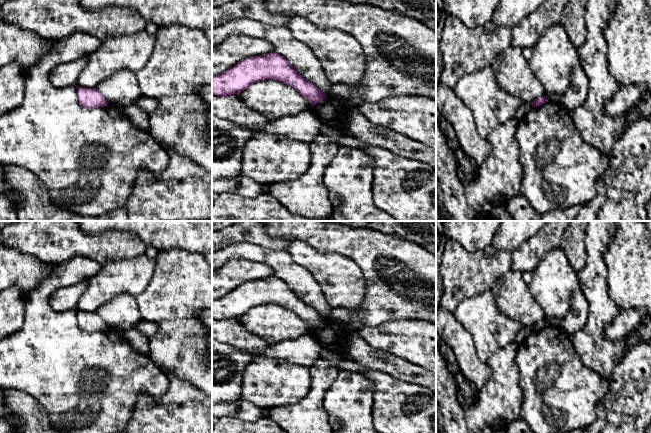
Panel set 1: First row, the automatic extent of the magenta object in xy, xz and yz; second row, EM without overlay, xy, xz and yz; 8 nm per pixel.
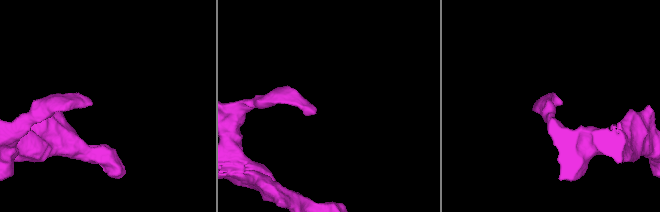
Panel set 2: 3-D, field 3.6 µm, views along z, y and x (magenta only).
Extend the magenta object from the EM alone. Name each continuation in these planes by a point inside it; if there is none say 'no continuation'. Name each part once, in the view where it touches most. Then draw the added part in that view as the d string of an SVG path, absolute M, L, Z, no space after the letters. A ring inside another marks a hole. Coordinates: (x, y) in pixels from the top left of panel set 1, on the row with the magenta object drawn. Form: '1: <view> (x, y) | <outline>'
no continuation

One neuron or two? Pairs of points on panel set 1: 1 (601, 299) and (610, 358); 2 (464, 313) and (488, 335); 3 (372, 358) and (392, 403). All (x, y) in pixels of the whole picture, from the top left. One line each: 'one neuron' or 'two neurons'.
1: one neuron
2: one neuron
3: two neurons

